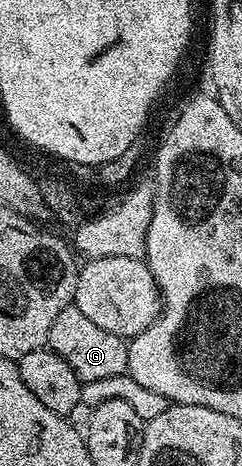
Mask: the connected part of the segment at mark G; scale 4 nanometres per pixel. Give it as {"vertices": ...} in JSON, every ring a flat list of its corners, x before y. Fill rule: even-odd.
{"vertices":[[70,304,56,315,52,323,52,331,48,331,48,348,72,367,83,383,96,379,112,379,112,375,120,375,128,370,128,351,130,346,127,338,116,335,112,331,104,331,97,323,92,323,84,311]]}

